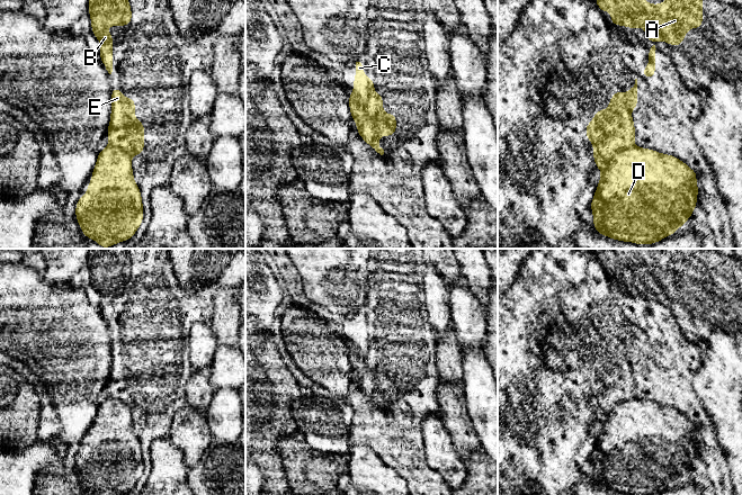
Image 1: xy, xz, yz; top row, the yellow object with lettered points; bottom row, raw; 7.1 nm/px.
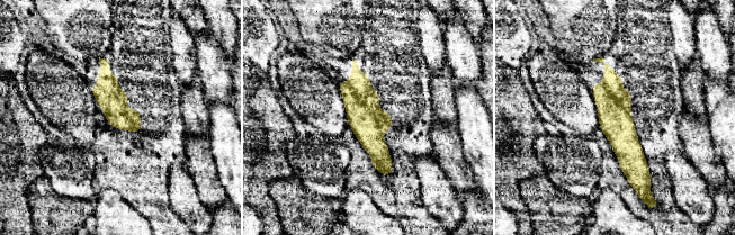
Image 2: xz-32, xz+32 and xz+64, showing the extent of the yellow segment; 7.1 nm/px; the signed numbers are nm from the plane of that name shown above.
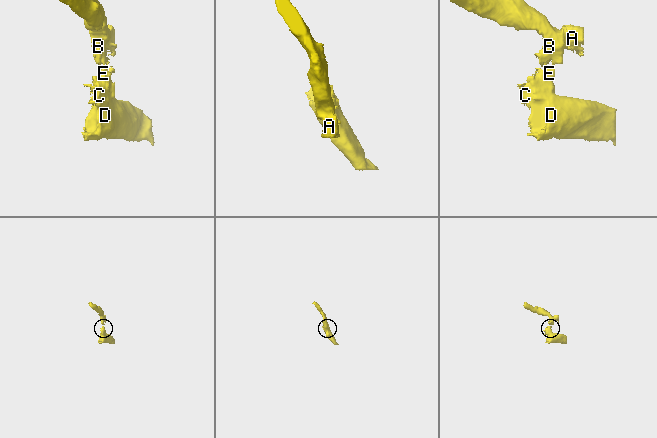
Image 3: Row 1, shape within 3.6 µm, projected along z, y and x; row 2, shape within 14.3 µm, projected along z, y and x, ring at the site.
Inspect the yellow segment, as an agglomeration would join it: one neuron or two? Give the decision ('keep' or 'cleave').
cleave

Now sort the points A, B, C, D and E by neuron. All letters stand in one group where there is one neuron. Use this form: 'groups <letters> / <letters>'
groups A B C E / D

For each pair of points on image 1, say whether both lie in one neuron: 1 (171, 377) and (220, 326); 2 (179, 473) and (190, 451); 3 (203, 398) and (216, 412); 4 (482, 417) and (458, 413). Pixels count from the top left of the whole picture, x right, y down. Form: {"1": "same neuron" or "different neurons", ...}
{"1": "different neurons", "2": "different neurons", "3": "different neurons", "4": "different neurons"}

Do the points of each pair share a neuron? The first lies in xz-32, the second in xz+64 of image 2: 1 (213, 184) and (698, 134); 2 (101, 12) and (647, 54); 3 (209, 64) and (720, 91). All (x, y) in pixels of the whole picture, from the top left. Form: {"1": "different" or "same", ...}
{"1": "same", "2": "same", "3": "different"}

